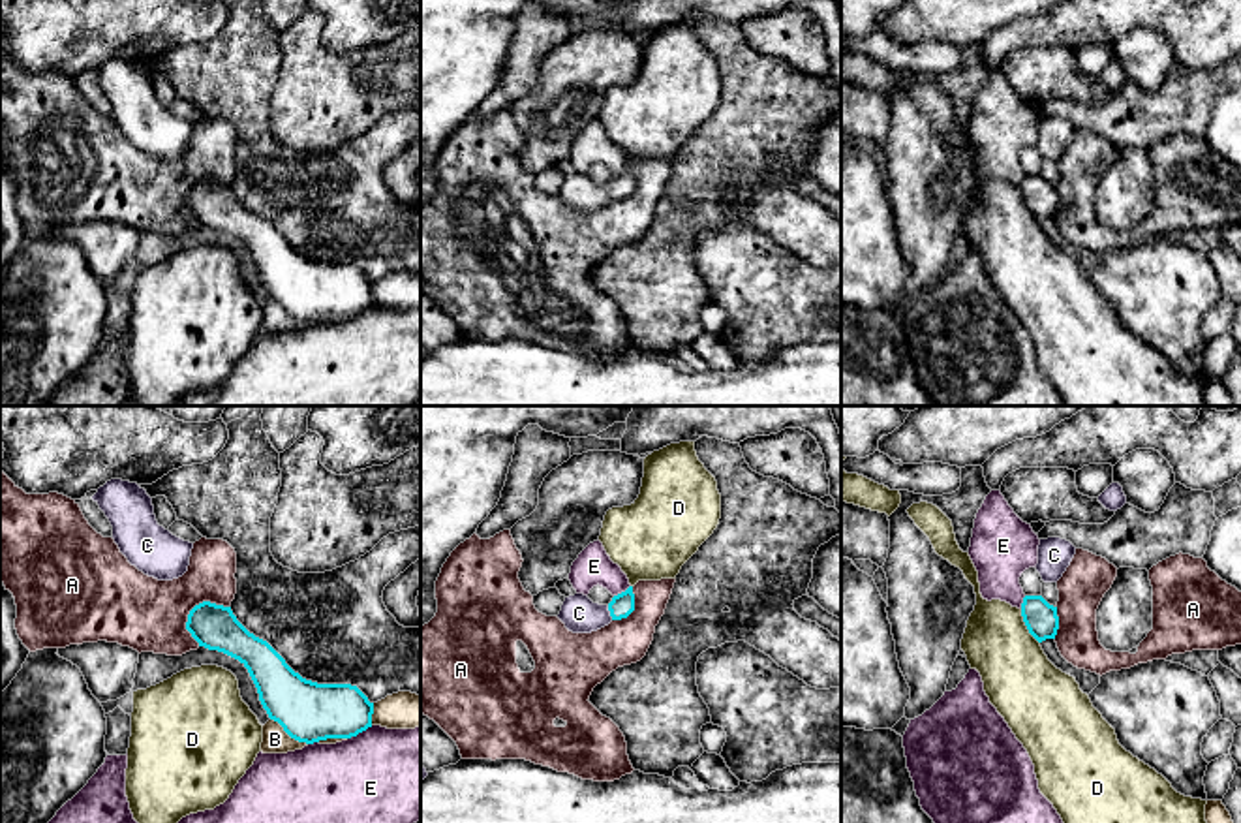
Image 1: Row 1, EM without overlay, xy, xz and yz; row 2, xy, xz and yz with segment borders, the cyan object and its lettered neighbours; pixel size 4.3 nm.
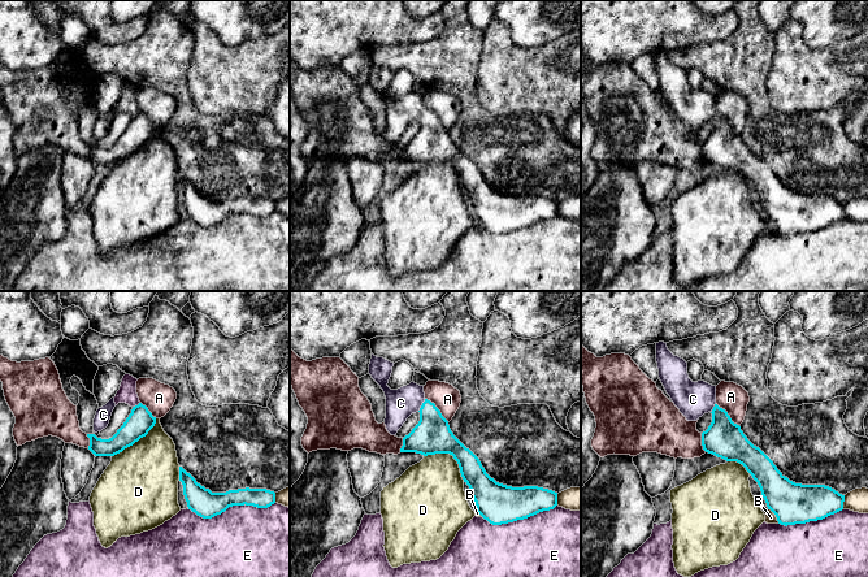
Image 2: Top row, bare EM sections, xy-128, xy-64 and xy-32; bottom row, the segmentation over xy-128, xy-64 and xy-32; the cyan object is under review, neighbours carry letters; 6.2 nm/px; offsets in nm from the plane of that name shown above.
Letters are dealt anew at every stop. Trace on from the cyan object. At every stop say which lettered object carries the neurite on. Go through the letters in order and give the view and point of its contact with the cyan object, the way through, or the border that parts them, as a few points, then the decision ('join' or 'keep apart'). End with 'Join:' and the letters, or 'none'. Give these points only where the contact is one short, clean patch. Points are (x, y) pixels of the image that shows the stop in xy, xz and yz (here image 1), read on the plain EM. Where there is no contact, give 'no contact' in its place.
A: xy (192, 188) | keep apart
B: xy (290, 314) | keep apart
C: xz (611, 192) | join
D: yz (1026, 203) | keep apart
E: xy (359, 310) | keep apart
Join: C

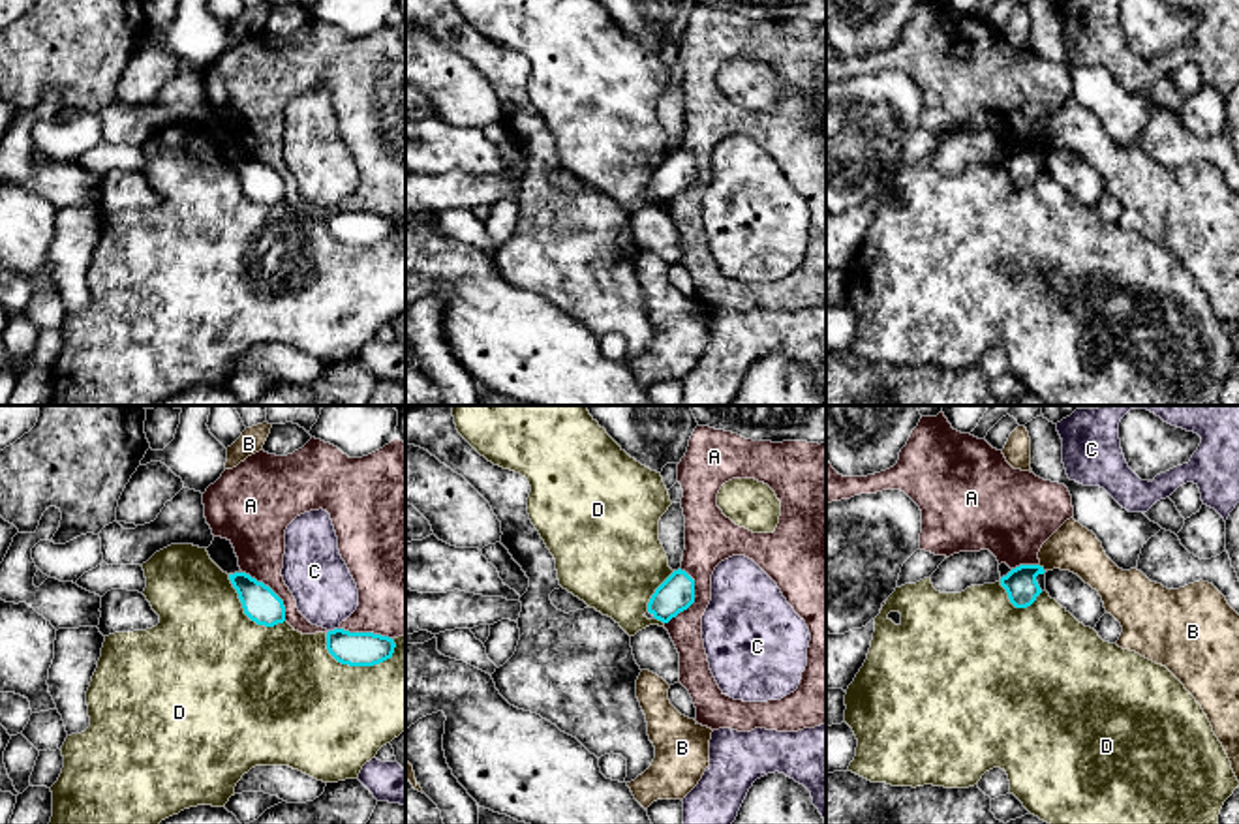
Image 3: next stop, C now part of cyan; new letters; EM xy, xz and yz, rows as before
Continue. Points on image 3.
A: xz (693, 179) | keep apart
B: yz (1042, 149) | along yz (1039, 145), (1044, 151) | keep apart
C: xy (335, 209) | keep apart
D: xy (355, 244) | keep apart
Join: none

